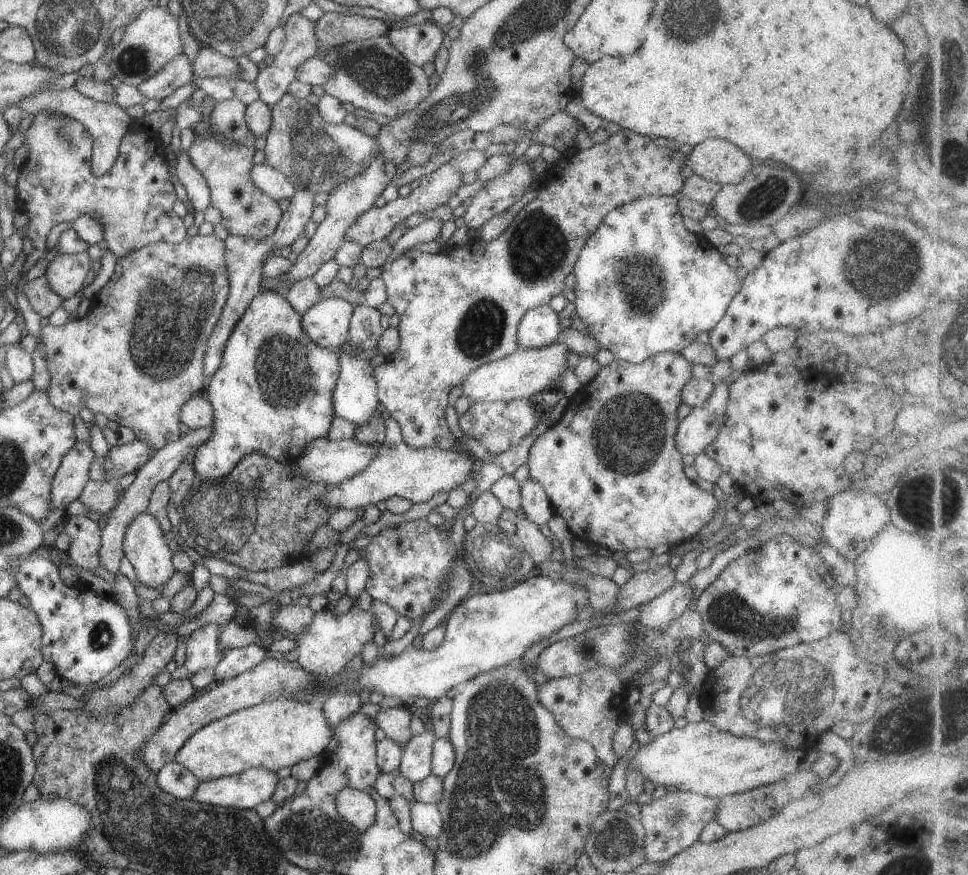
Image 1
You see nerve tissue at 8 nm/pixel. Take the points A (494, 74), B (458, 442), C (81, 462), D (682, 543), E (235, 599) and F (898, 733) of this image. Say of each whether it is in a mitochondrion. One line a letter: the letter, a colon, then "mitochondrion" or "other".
A: mitochondrion
B: other
C: other
D: other
E: other
F: mitochondrion

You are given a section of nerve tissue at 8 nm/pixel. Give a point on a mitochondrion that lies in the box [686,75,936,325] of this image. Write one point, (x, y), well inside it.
(862, 265)

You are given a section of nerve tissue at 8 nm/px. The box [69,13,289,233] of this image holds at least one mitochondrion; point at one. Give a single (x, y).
(134, 61)

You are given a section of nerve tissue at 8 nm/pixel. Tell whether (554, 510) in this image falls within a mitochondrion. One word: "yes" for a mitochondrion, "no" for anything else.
no

